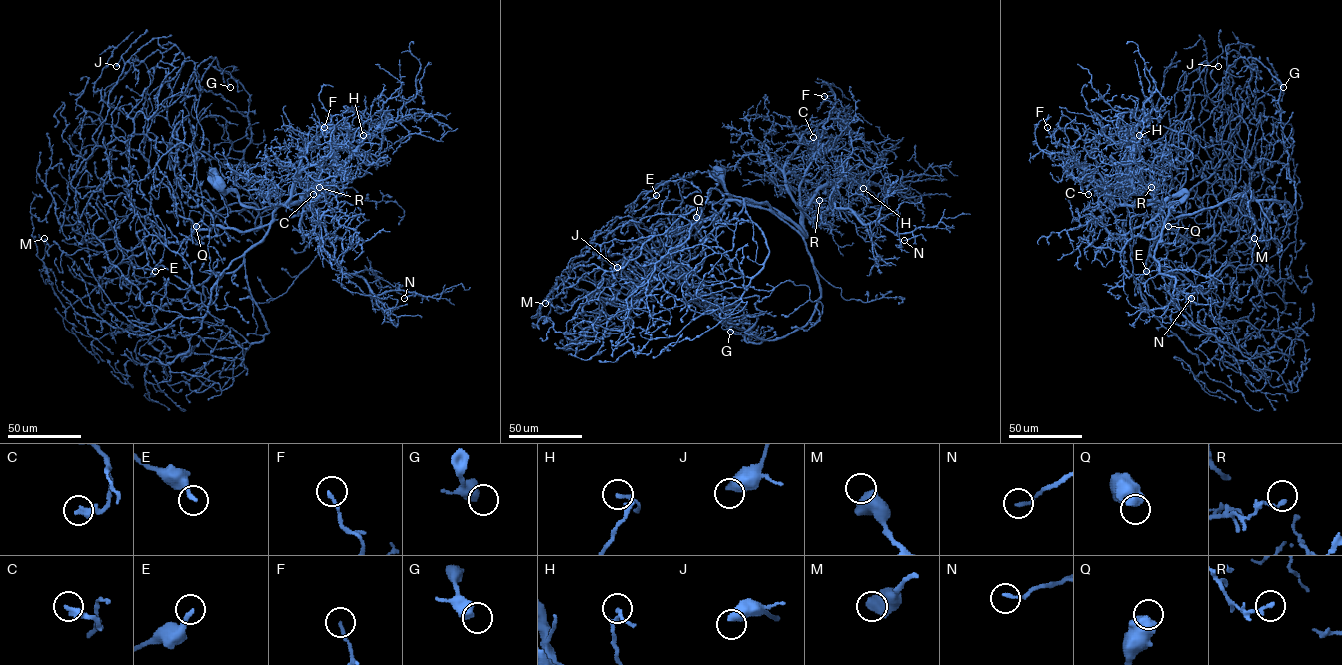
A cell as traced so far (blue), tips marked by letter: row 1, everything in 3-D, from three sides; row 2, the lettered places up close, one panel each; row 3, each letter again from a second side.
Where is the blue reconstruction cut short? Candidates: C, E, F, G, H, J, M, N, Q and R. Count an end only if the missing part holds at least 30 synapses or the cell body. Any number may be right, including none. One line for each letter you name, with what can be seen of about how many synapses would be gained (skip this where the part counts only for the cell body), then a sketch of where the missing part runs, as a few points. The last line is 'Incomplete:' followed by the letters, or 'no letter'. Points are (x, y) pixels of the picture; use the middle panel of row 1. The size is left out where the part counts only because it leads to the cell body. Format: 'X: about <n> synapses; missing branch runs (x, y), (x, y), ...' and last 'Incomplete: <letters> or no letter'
Incomplete: no letter

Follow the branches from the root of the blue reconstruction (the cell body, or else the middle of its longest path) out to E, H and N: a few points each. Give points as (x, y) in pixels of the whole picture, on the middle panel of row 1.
E: (720, 172), (738, 204), (778, 211), (716, 189), (704, 197), (682, 179), (644, 199), (656, 195)
H: (720, 172), (724, 189), (738, 204), (769, 205), (805, 235), (803, 212), (820, 189), (839, 180), (863, 188)
N: (720, 172), (738, 204), (769, 205), (805, 235), (803, 215), (834, 203), (863, 224), (911, 232), (904, 240)

